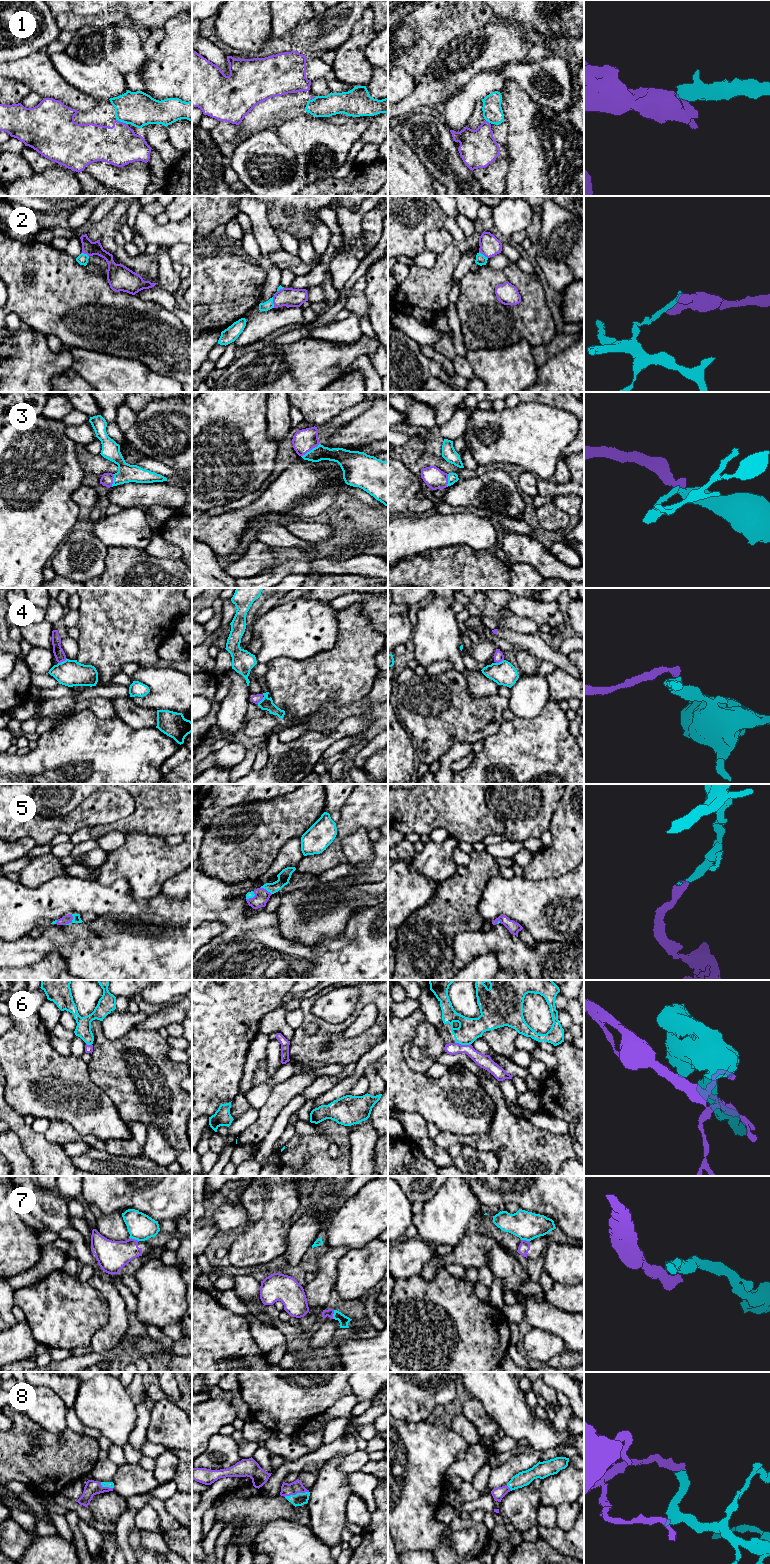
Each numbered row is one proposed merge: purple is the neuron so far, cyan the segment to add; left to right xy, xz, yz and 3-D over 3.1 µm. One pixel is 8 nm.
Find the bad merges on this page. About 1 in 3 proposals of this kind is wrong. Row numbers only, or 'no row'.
1, 2, 4, 6, 7

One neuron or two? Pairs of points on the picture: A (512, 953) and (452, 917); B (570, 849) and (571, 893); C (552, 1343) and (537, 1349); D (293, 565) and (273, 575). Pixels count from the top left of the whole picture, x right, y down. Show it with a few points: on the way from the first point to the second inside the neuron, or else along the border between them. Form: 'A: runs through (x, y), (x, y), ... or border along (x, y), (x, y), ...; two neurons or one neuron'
A: border along (461, 931), (454, 937), (450, 946), (452, 953); two neurons
B: border along (573, 870), (548, 878); two neurons
C: runs through (548, 1344), (541, 1345); one neuron
D: runs through (288, 567), (278, 572); one neuron

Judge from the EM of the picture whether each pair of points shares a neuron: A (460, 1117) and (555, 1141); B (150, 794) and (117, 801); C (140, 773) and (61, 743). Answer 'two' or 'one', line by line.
A: two
B: two
C: one

